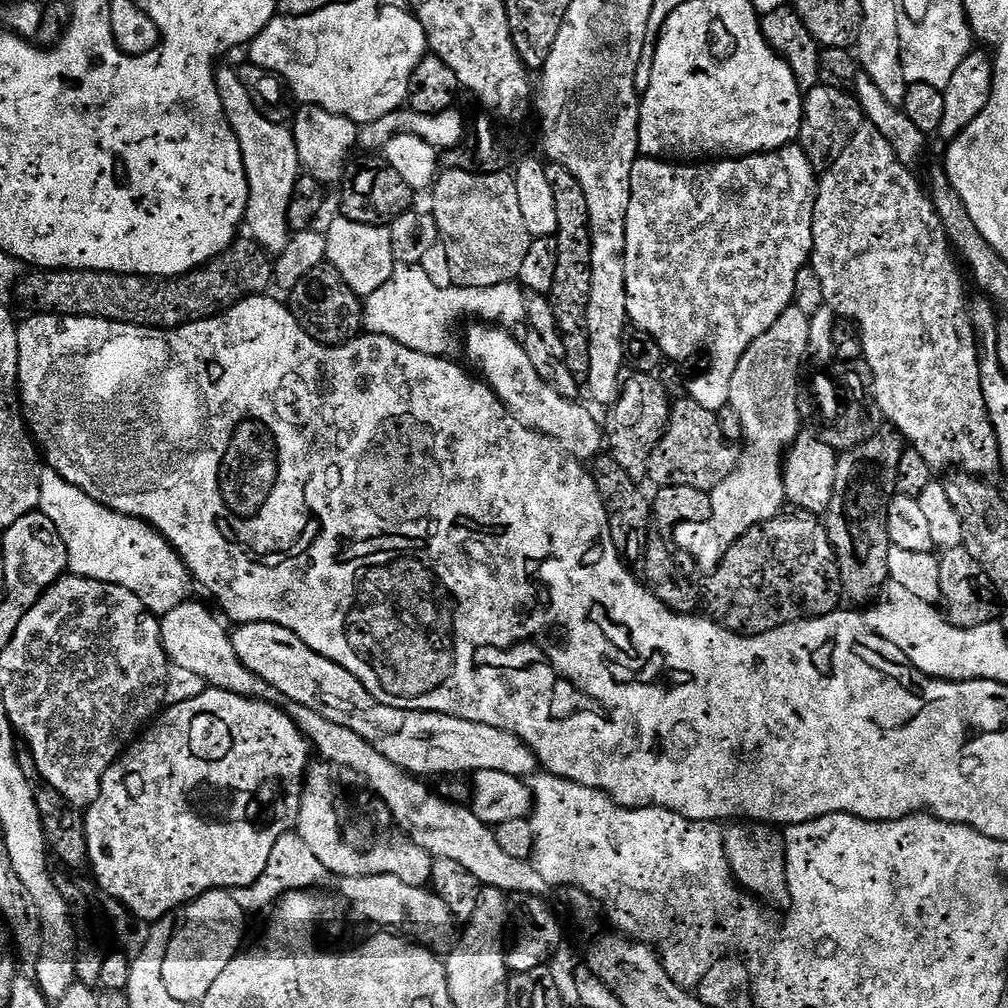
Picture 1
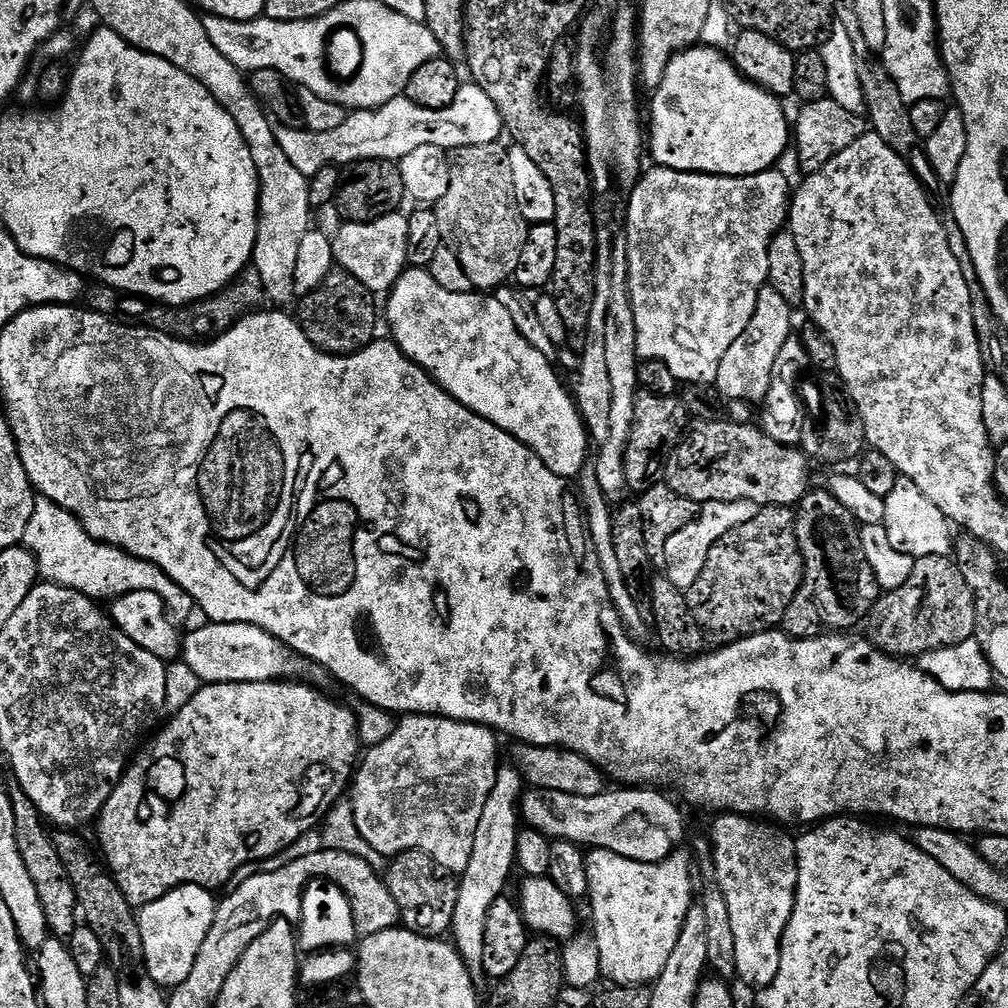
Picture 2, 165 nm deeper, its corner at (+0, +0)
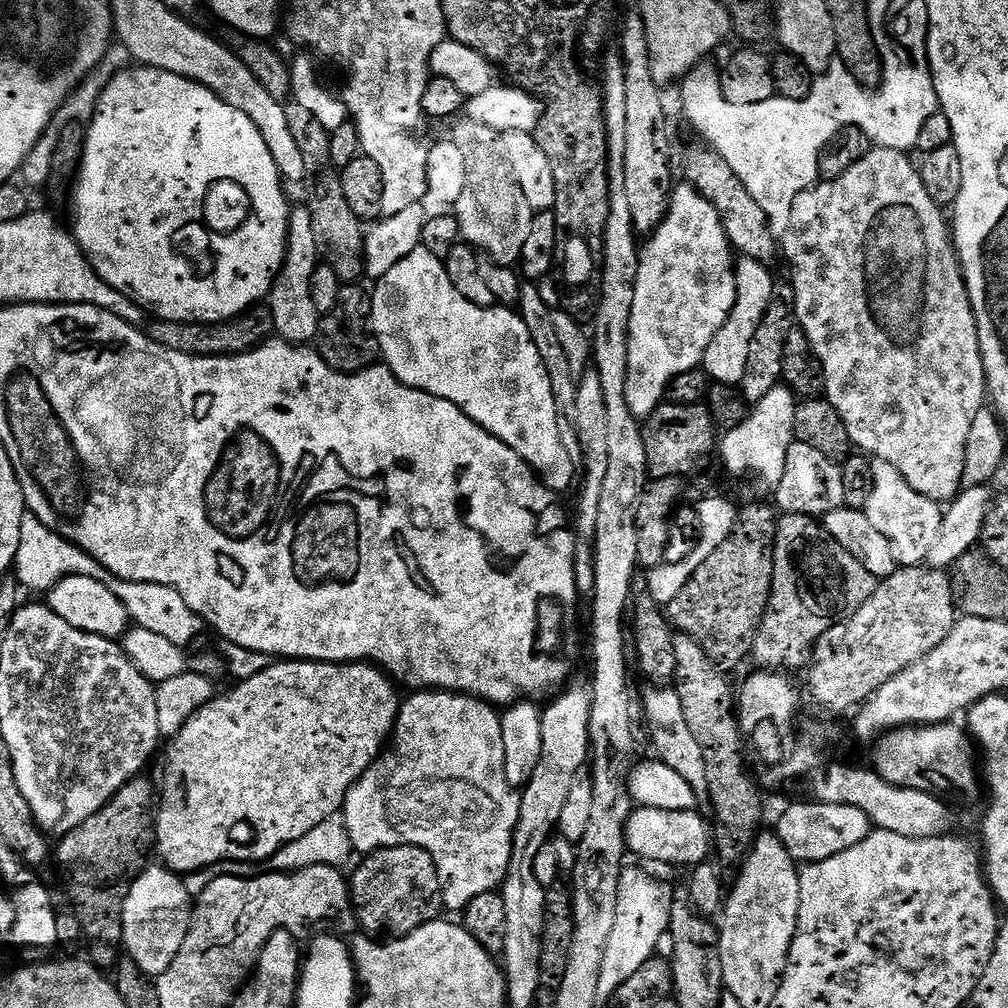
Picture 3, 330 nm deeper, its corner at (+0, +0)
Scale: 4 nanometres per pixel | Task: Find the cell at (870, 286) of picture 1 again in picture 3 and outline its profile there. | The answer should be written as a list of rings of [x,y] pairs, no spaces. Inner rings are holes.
[[[872,146],[861,160],[838,178],[824,180],[815,188],[800,192],[798,198],[794,198],[790,222],[782,237],[782,256],[792,267],[790,289],[794,297],[795,323],[806,334],[816,355],[816,363],[820,365],[820,375],[824,378],[823,395],[837,411],[853,445],[877,456],[875,459],[879,463],[894,466],[894,470],[898,470],[898,474],[902,474],[905,482],[918,494],[937,502],[952,502],[960,495],[964,484],[970,426],[974,426],[974,418],[978,418],[980,411],[986,407],[984,363],[978,342],[978,326],[970,306],[968,287],[964,284],[964,272],[960,269],[960,257],[956,255],[956,246],[950,235],[949,221],[940,205],[926,194],[919,167],[915,163],[912,165],[908,159],[898,150]]]

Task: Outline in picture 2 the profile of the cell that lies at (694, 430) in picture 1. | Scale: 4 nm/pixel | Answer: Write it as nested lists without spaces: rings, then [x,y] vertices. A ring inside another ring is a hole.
[[[698,420],[672,451],[663,479],[674,494],[682,494],[682,498],[690,498],[698,506],[749,500],[761,506],[787,508],[799,505],[810,491],[808,464],[809,457],[799,447],[779,444],[752,424]]]

